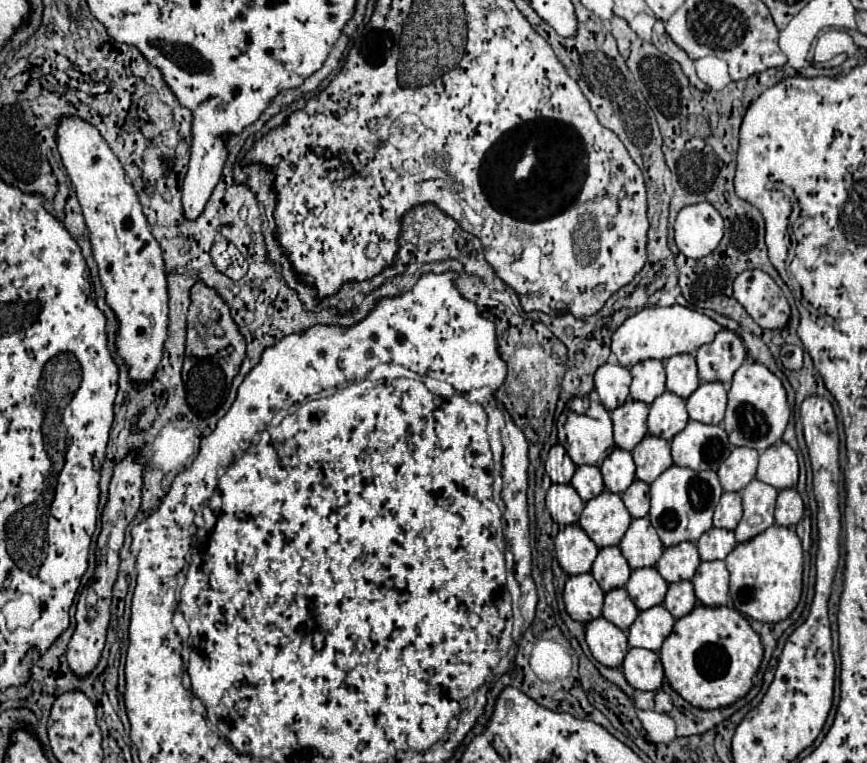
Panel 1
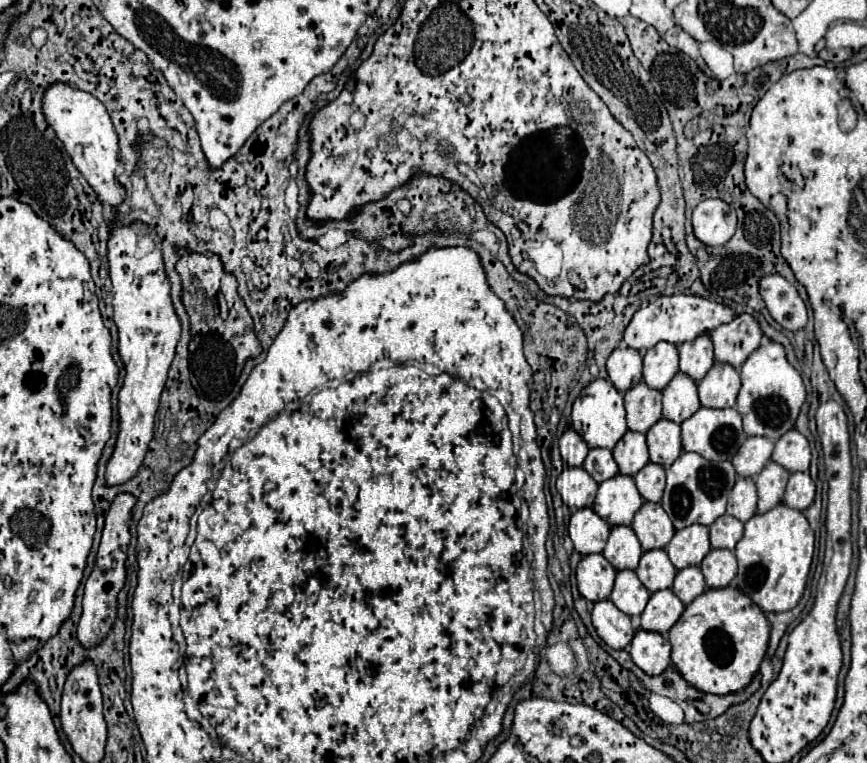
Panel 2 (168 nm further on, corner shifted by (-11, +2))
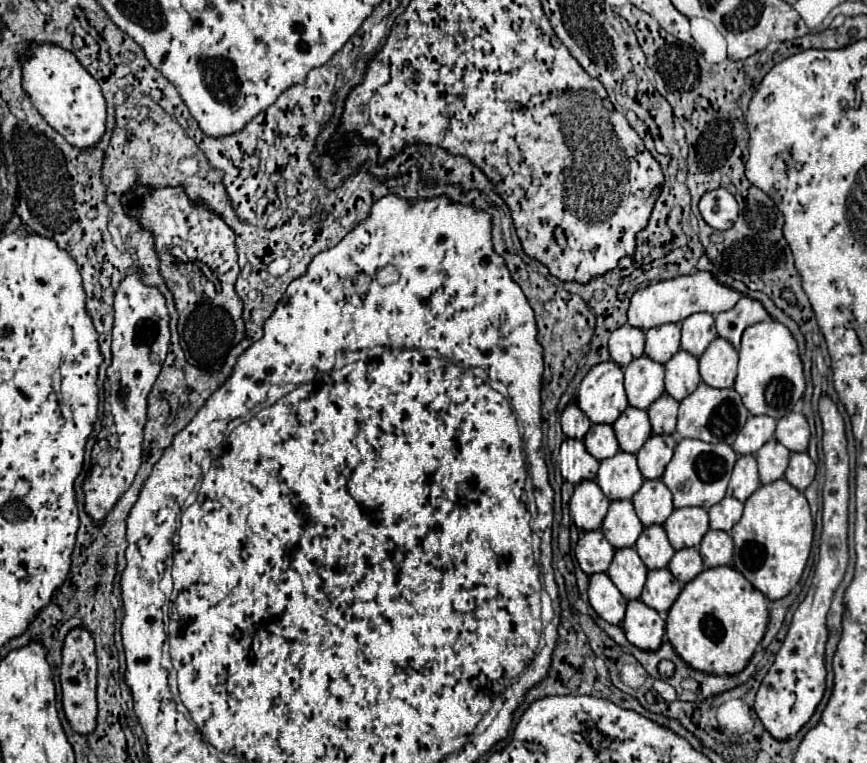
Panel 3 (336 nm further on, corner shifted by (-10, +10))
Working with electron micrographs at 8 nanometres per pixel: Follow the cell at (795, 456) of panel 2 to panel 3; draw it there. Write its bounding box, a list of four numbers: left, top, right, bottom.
[775,413,809,453]

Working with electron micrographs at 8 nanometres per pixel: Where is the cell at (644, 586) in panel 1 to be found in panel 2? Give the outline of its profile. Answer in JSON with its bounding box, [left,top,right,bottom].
[636,549,676,593]

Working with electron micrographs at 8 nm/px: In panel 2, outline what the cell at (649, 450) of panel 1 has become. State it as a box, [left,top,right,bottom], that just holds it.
[646,419,682,467]

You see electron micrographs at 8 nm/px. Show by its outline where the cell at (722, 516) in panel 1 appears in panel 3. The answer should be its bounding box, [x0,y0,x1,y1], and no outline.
[729,455,761,503]

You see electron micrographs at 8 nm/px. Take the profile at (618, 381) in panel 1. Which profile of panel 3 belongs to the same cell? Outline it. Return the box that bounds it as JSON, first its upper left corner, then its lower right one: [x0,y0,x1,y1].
[609,323,645,367]

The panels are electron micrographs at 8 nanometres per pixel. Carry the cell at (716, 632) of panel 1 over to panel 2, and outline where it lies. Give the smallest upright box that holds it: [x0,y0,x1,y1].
[670,587,770,695]

